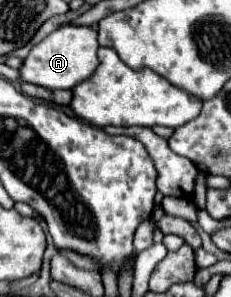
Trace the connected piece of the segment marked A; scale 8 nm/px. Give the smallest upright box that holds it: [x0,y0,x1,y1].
[20,26,98,90]

